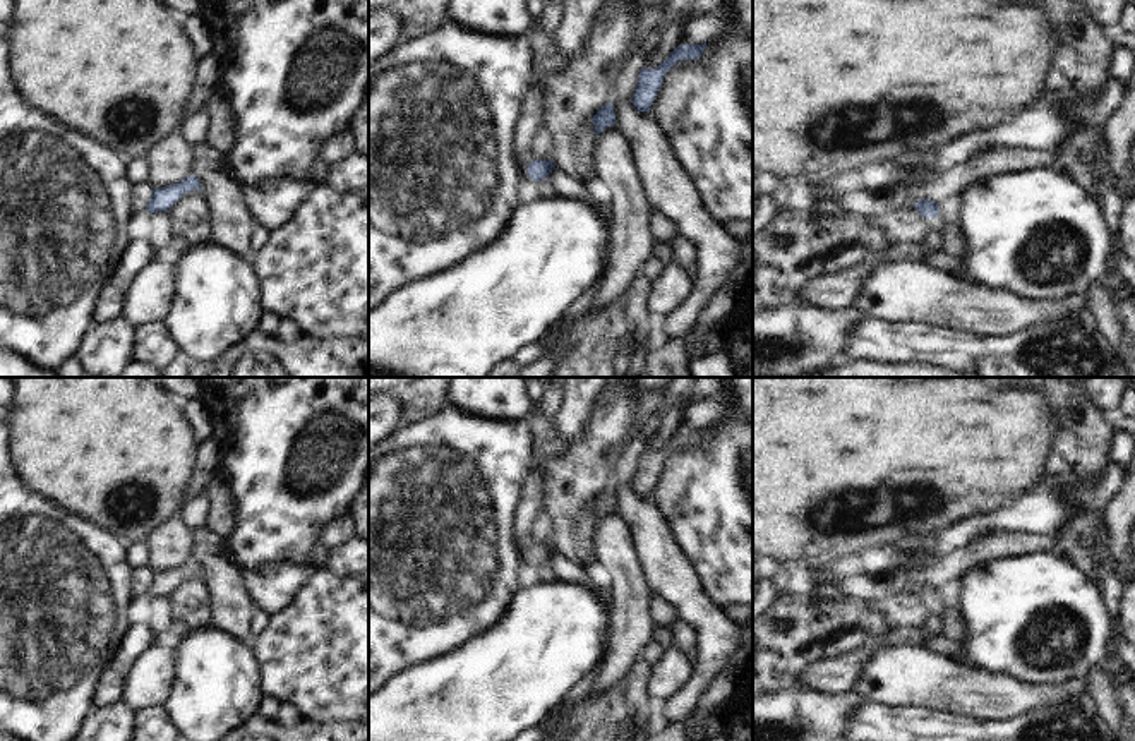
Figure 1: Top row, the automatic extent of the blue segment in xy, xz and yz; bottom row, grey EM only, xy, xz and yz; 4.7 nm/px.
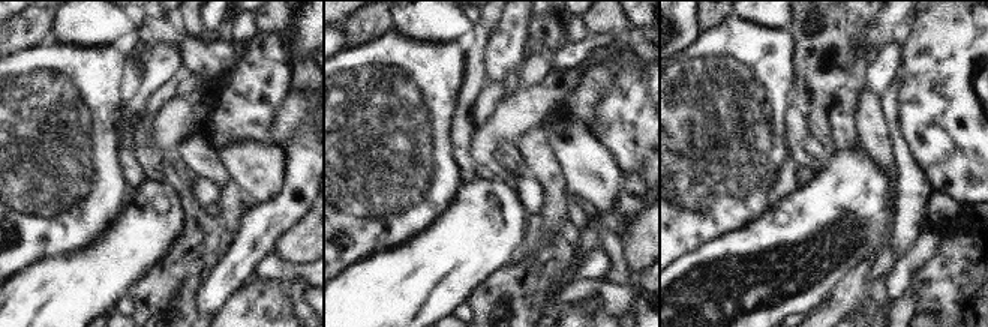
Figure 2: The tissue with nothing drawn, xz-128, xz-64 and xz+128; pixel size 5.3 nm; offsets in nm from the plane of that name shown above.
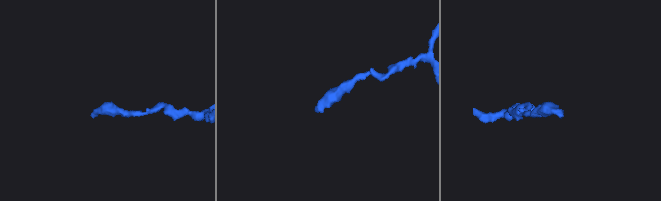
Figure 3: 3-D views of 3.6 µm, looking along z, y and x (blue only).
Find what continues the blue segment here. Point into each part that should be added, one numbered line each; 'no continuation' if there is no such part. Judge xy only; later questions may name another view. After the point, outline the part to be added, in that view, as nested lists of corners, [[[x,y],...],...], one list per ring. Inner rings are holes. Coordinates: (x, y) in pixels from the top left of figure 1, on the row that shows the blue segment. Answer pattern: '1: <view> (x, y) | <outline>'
1: xy (141, 223) | [[[147,209],[132,211],[132,237],[134,238],[149,238],[151,218]]]

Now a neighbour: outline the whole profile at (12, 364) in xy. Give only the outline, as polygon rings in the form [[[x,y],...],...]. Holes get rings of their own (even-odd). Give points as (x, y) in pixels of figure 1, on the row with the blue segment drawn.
[[[0,345],[0,377],[63,377],[60,370],[39,365],[27,355]]]

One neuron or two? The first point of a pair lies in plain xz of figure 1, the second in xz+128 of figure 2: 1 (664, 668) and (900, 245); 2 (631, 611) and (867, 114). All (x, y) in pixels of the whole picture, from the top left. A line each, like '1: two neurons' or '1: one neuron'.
1: two neurons
2: one neuron

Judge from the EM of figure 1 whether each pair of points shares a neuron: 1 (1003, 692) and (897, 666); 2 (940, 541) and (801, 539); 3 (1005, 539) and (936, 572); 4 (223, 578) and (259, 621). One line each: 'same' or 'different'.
1: same
2: different
3: same
4: different

